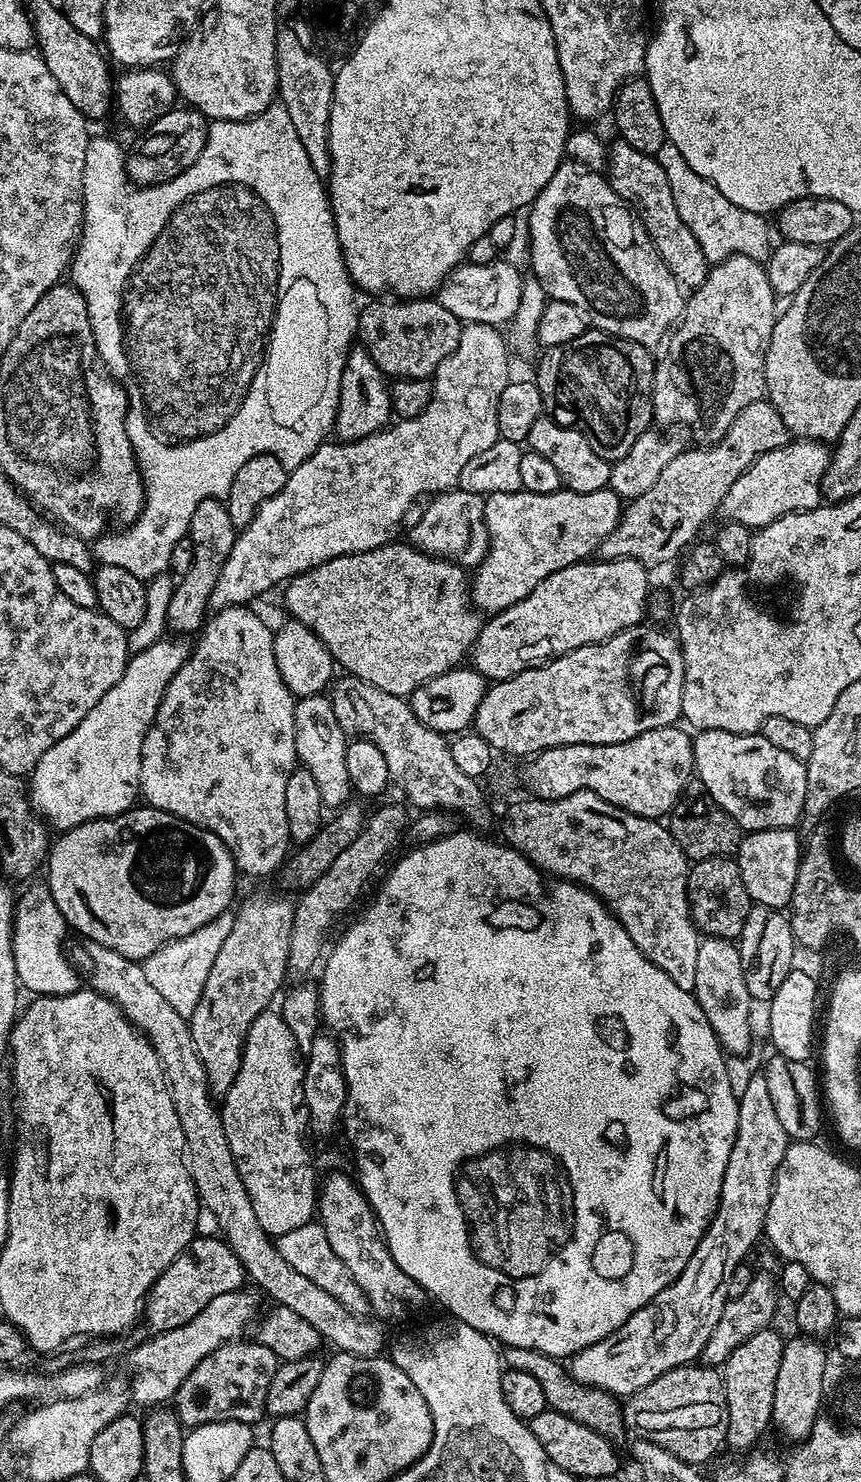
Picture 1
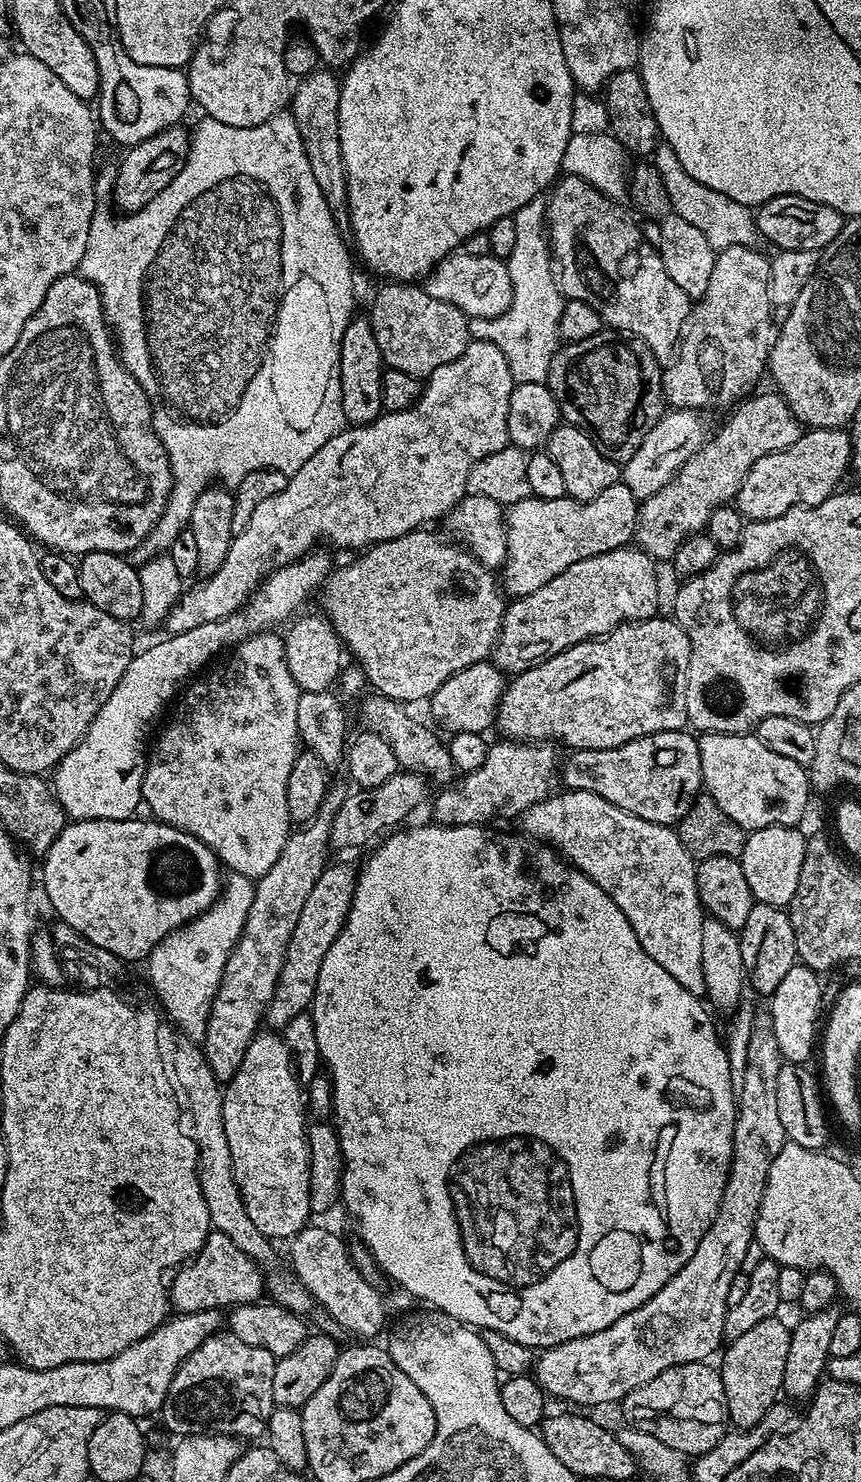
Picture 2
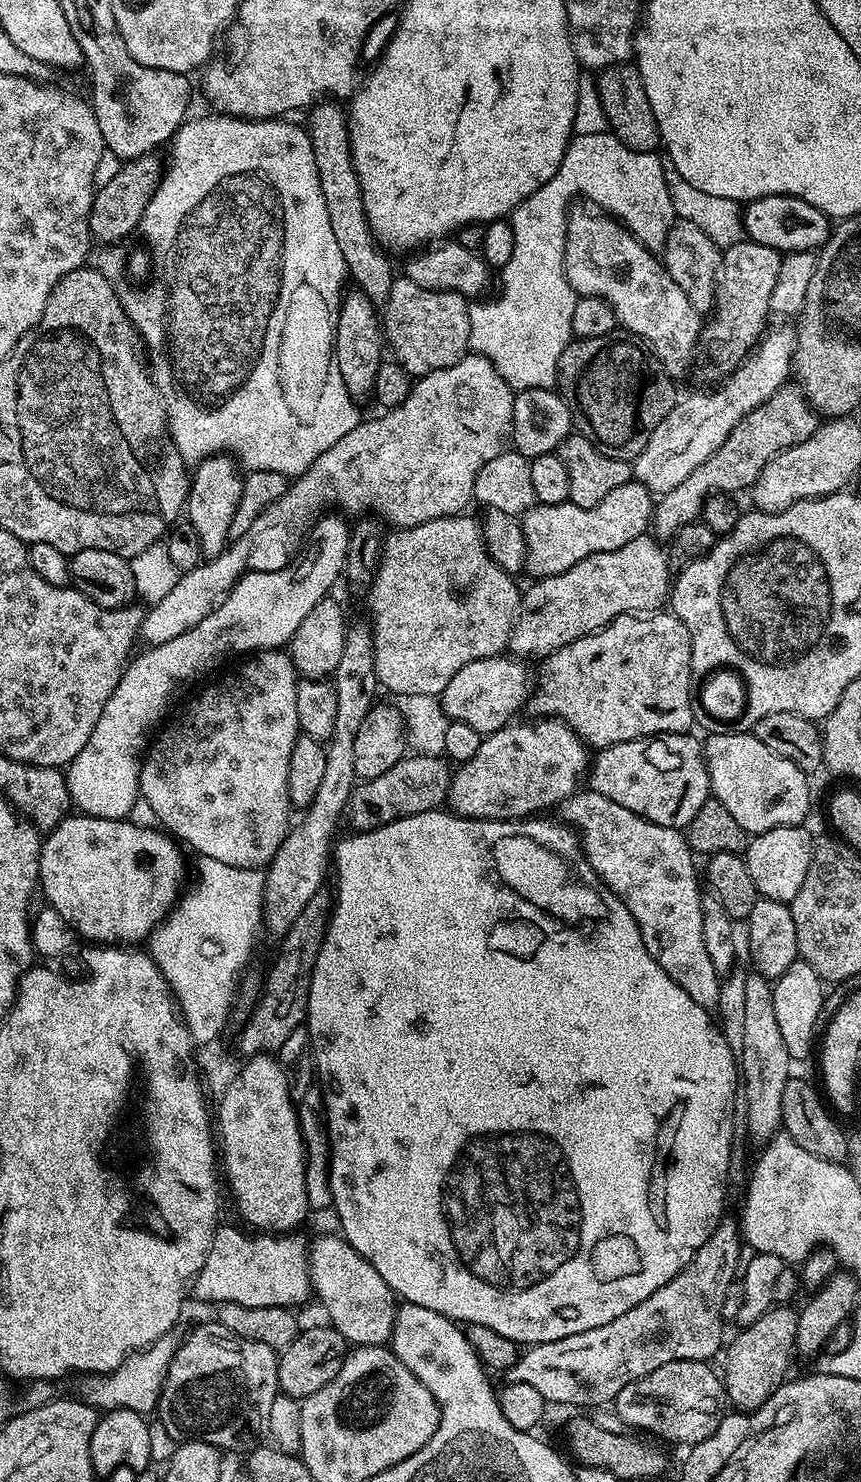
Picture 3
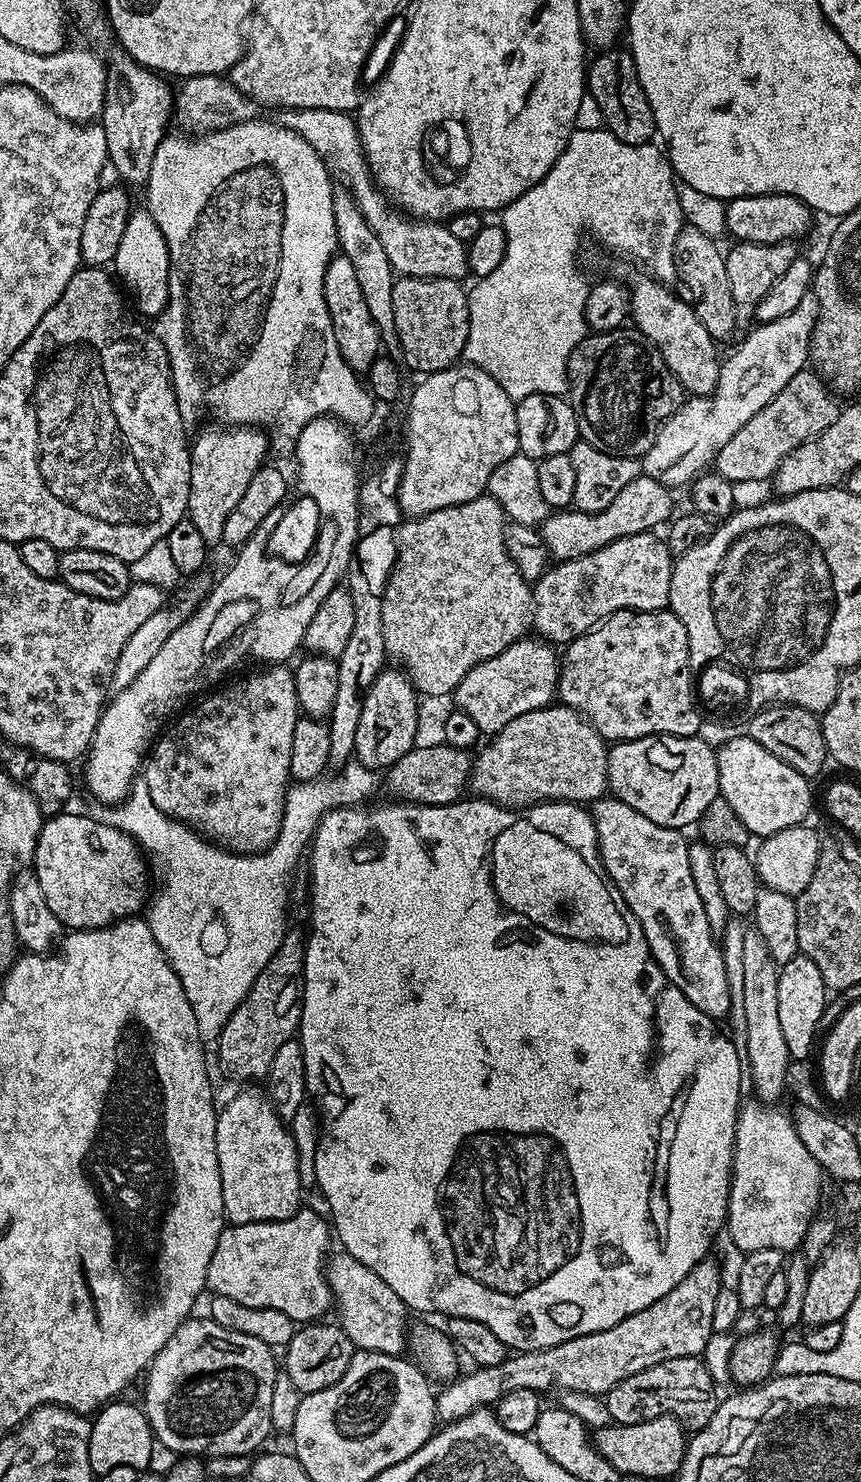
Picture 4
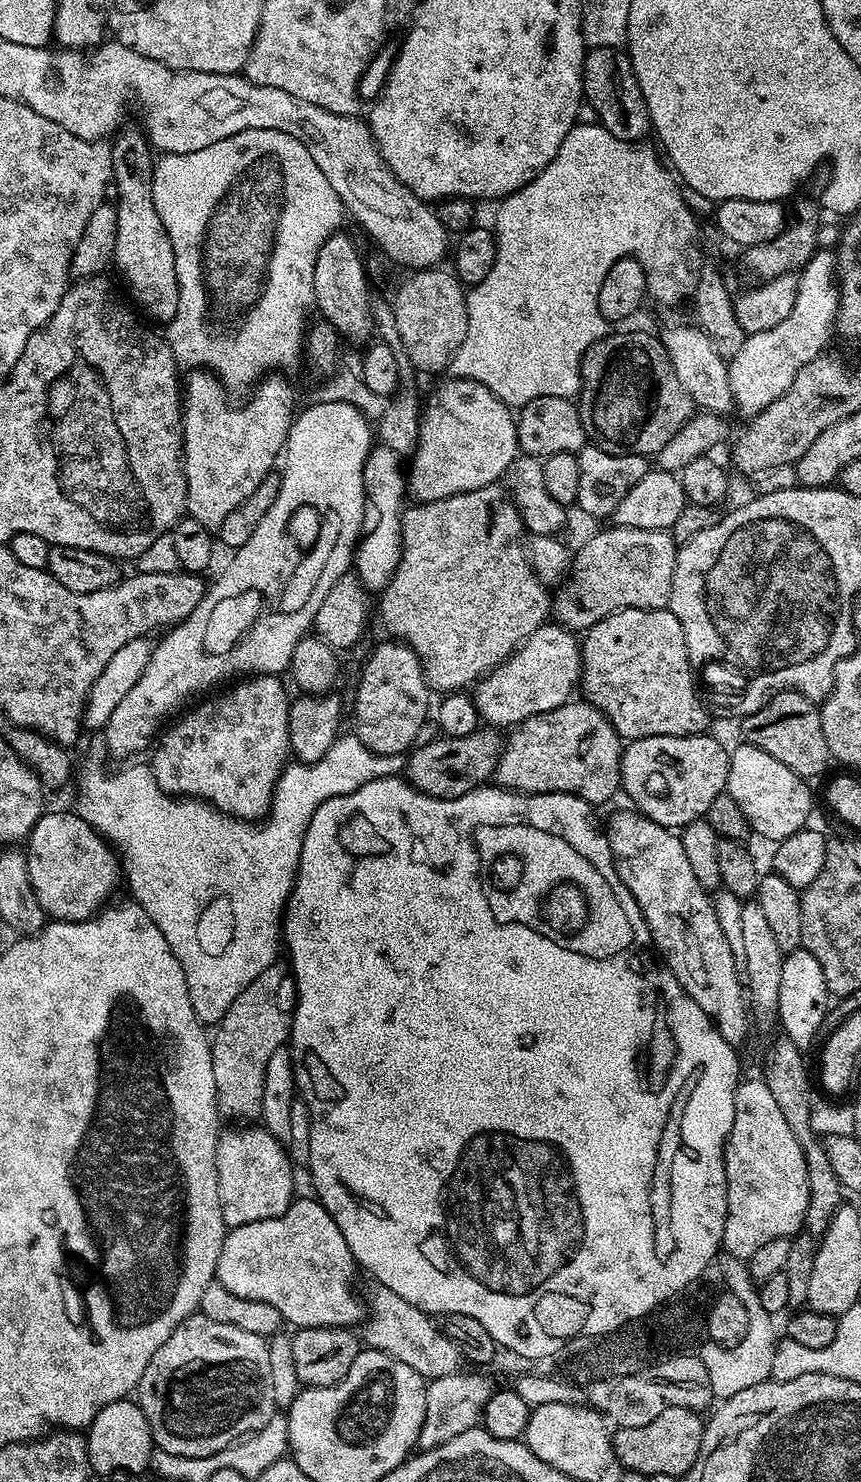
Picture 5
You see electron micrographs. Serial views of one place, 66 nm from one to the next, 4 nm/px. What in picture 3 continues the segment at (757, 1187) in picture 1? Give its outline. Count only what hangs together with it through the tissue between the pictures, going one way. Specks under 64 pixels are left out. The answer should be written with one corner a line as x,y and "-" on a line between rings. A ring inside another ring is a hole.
752,970
746,975
746,1019
738,1072
742,1077
742,1112
748,1119
748,1132
759,1142
777,1135
782,1128
782,1090
790,1079
794,1061
782,1042
778,1018
774,1015
773,981
-
721,1219
720,1225
713,1230
710,1238
702,1242
698,1254
694,1254
690,1263
673,1280
654,1290
654,1294
650,1294
646,1302
638,1302
634,1310
626,1310
626,1314
614,1318
614,1322
606,1322
606,1326
594,1326
594,1330
586,1330
582,1334
570,1334
566,1338
558,1338
555,1342
542,1342
525,1347
514,1366
508,1368
507,1383
526,1382
526,1386
534,1386
534,1390
538,1390
538,1394
542,1394
542,1398
549,1405
608,1406
615,1401
622,1386
630,1386
630,1382
658,1370
658,1366
666,1366
666,1362
711,1361
711,1356
716,1351
716,1355
721,1351
722,1341
725,1339
726,1321
722,1314
722,1298
726,1298
726,1288
737,1279
742,1245
739,1223
735,1219
728,1219

